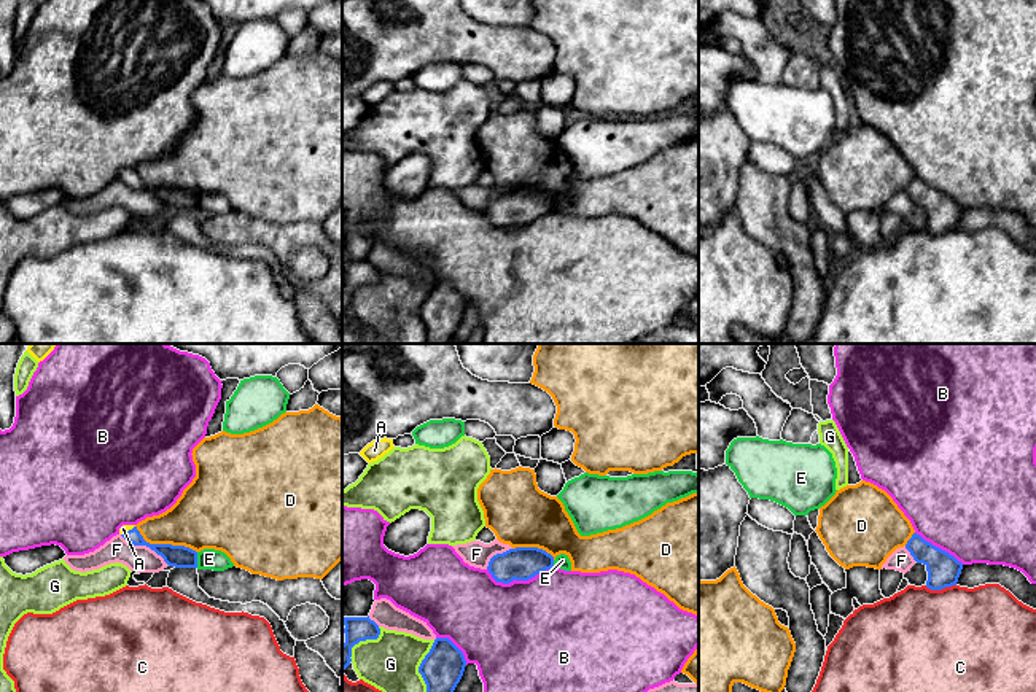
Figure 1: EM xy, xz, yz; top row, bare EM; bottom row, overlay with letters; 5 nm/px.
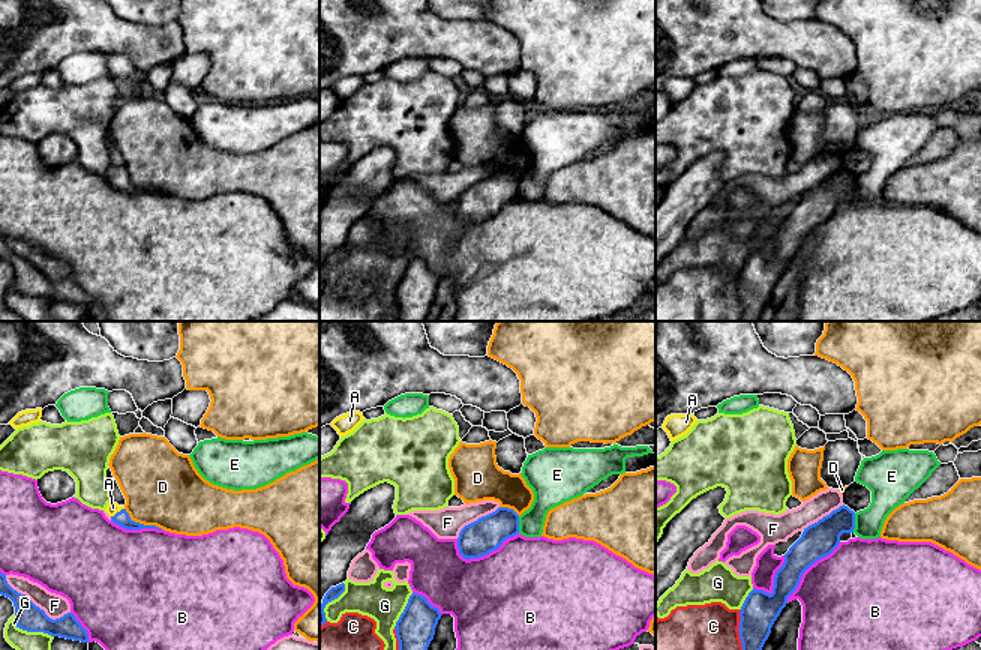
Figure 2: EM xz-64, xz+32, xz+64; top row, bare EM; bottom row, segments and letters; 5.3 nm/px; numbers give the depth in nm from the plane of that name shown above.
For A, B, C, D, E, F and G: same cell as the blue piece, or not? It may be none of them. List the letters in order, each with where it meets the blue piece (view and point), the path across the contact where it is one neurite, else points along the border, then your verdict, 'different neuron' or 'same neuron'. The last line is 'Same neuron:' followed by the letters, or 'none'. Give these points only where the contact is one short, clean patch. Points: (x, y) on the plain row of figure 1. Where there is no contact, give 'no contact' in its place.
A: meets blue in xy at (129, 174); runs through xy (172, 198), (140, 185), (129, 174), (123, 172); same neuron
B: meets blue in xz at (521, 223); different neuron
C: meets blue in yz at (939, 233); different neuron
D: meets blue in xy at (164, 188); different neuron
E: meets blue in xy at (196, 204); different neuron
F: meets blue in xy at (145, 188); different neuron
G: meets blue in xz at (419, 314); different neuron
Same neuron: A

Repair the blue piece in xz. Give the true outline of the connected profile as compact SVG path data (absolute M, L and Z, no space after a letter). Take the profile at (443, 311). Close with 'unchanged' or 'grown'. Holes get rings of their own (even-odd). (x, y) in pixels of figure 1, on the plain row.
M436 282L419 310L428 344L450 344L465 310L463 296L449 282Z; unchanged

